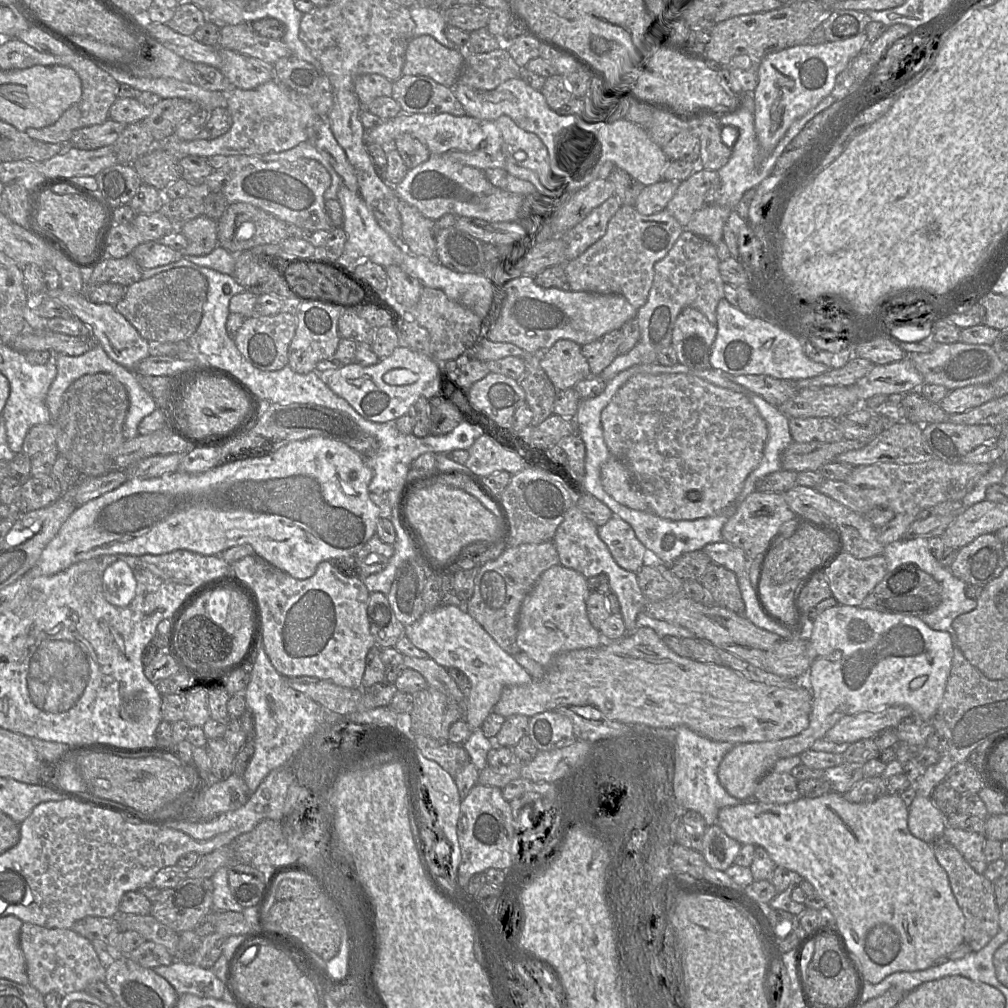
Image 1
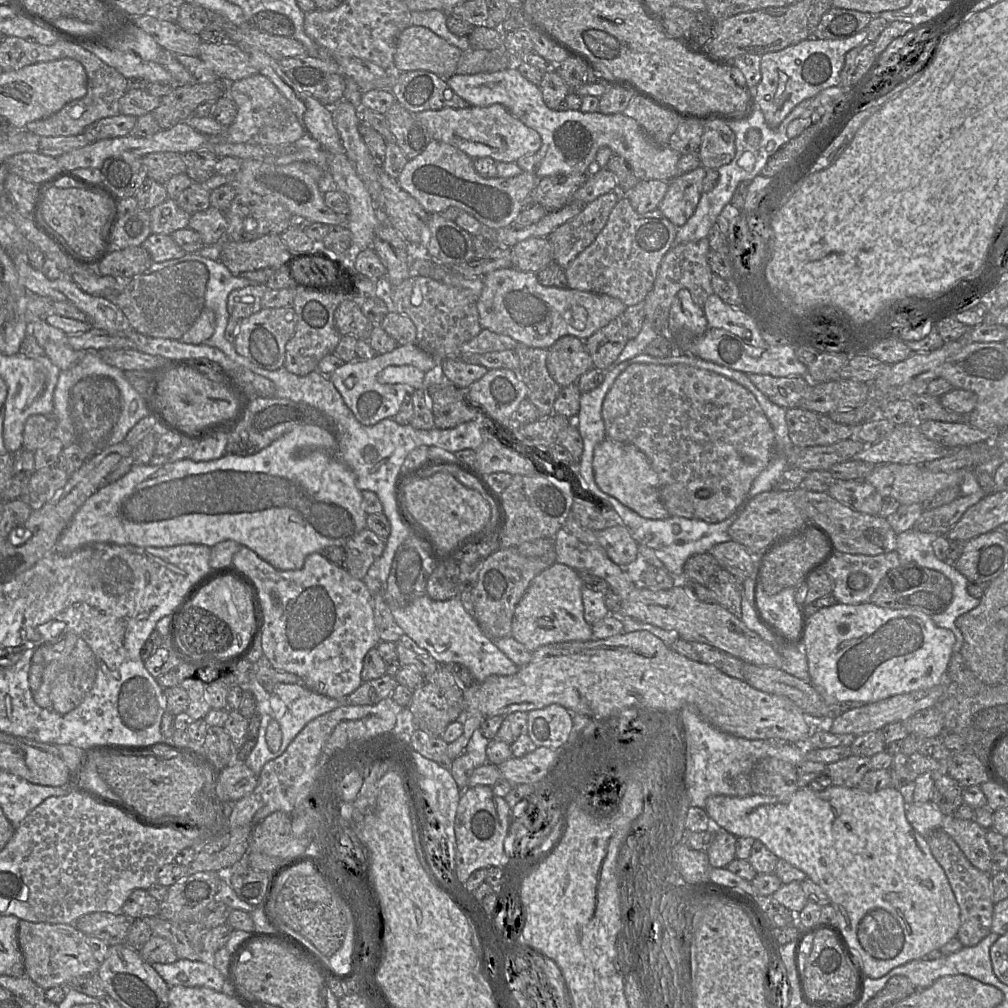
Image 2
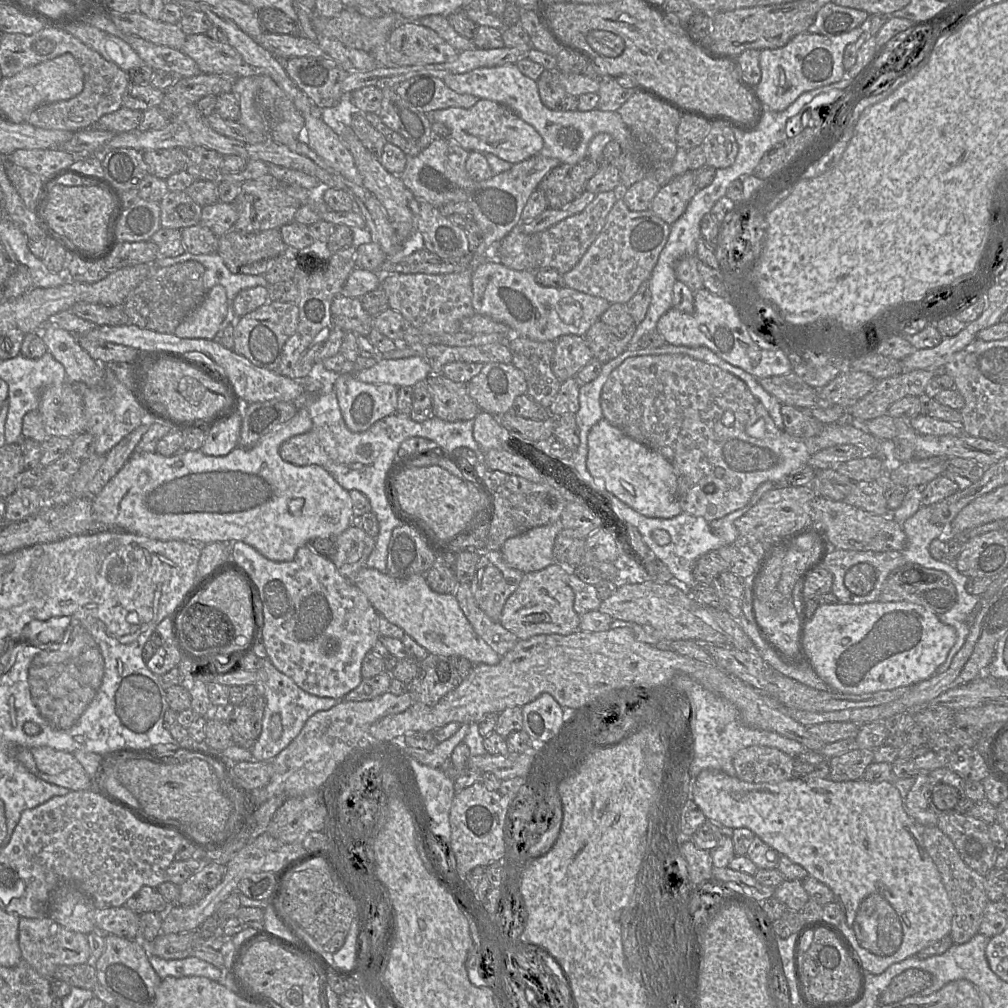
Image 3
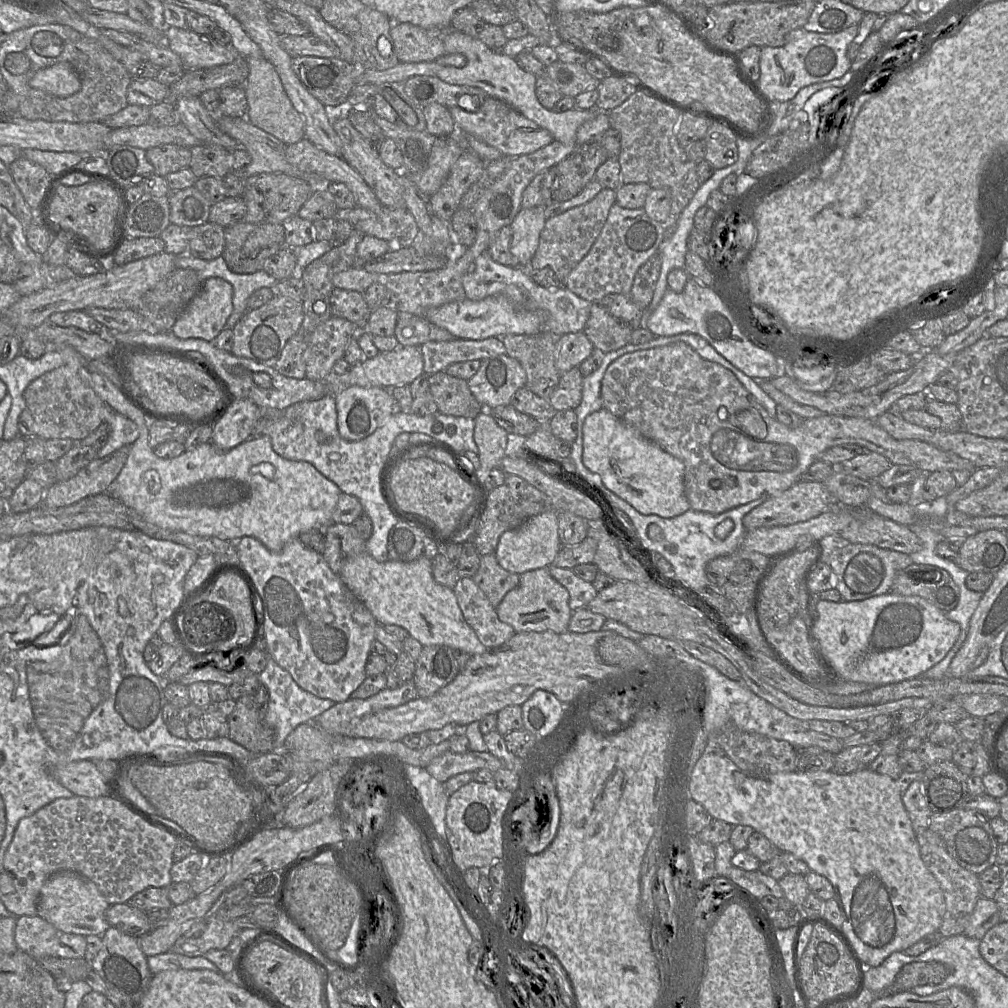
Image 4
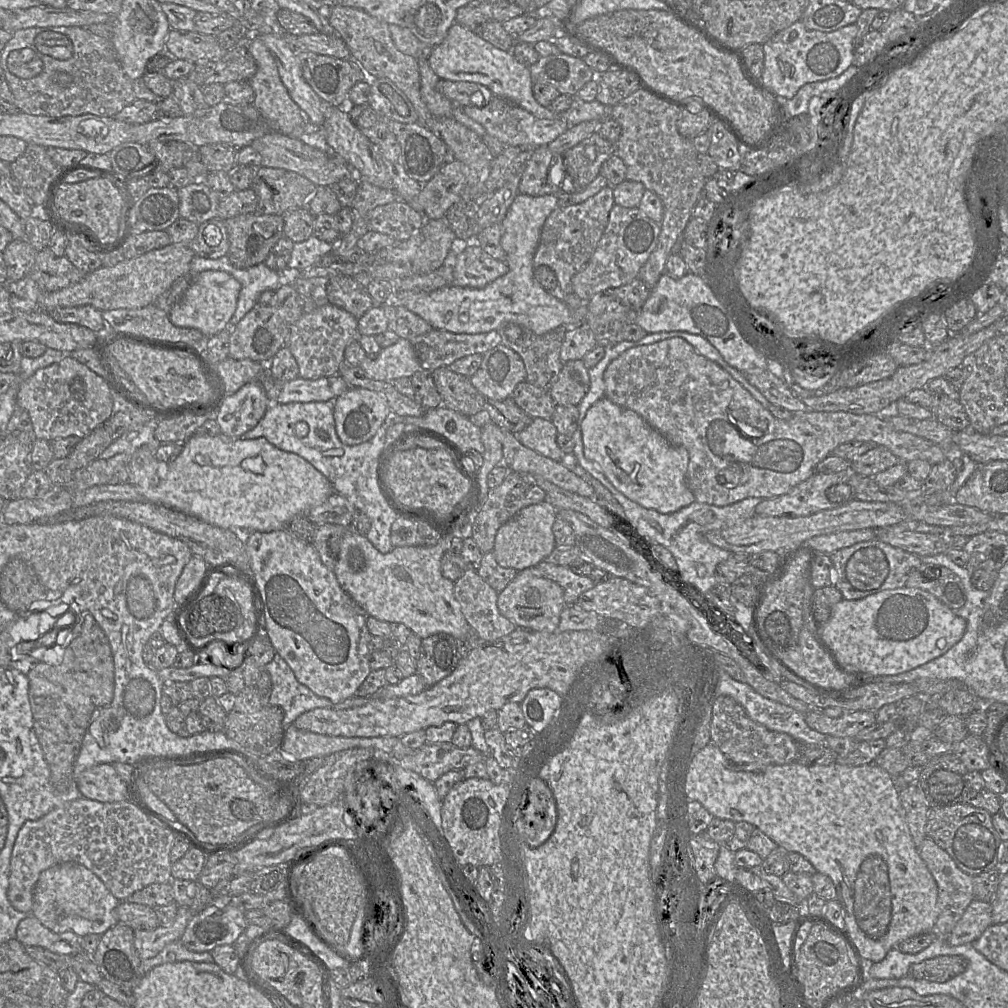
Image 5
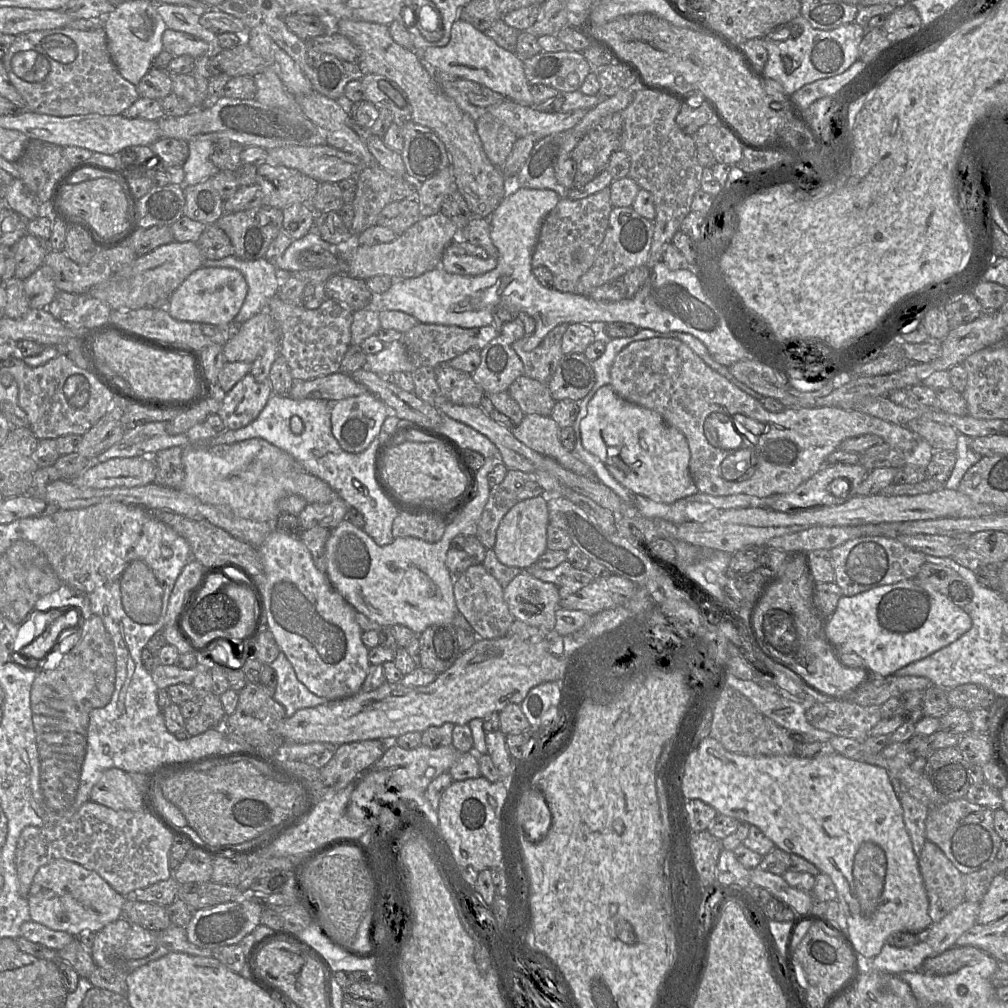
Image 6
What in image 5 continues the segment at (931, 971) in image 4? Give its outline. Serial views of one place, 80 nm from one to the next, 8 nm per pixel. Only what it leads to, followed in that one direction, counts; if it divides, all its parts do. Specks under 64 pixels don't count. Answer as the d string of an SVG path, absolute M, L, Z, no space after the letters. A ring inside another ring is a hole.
M942 955L913 964L905 977L930 982L947 982L967 967L967 961L960 955Z

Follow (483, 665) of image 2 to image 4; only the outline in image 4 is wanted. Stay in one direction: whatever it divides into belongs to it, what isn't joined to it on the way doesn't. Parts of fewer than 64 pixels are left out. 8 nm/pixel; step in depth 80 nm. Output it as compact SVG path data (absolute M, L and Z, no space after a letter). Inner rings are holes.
M364 551L346 562L339 576L348 589L370 610L378 624L401 626L423 646L446 645L470 655L486 653L489 649L480 642L474 630L465 621L454 590L434 580L432 560L423 556L410 562L379 562Z

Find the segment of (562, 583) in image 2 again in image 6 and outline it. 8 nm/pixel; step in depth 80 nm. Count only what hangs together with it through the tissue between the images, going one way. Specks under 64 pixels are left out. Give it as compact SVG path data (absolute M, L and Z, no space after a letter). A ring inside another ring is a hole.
M522 570L504 587L503 597L515 619L554 633L555 612L561 601L556 585Z

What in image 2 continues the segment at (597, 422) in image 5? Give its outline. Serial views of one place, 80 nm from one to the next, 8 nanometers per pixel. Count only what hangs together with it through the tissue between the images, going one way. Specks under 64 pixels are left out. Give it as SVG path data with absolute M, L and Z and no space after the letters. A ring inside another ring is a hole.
M606 437L594 448L592 467L598 487L641 517L655 520L670 517L660 499L658 474L646 455L633 444Z

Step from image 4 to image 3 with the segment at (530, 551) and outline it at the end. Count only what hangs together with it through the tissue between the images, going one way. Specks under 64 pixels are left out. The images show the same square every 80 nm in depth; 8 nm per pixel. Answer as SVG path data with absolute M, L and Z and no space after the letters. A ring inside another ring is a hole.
M560 519L558 522L532 528L507 539L500 552L509 566L524 574L541 570L555 562L554 541L560 531Z

